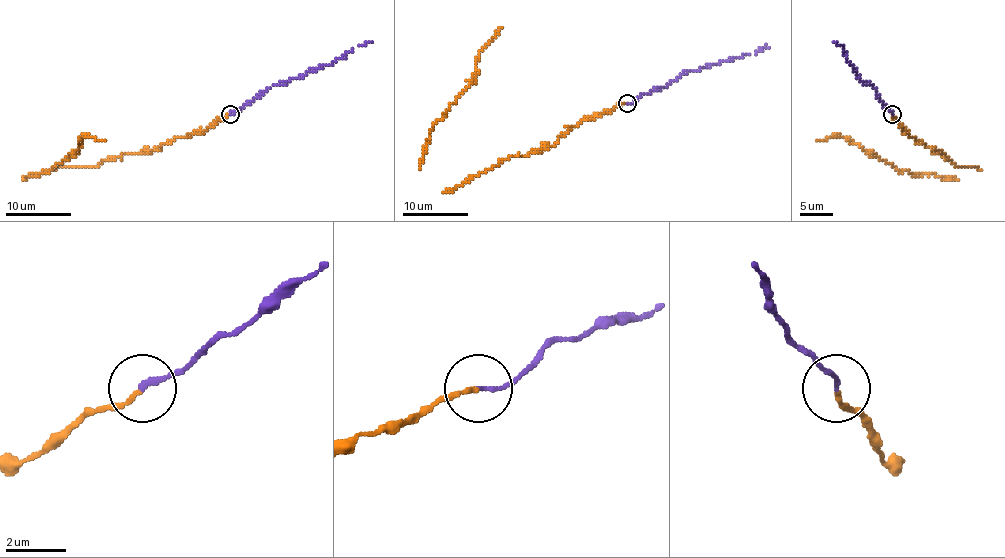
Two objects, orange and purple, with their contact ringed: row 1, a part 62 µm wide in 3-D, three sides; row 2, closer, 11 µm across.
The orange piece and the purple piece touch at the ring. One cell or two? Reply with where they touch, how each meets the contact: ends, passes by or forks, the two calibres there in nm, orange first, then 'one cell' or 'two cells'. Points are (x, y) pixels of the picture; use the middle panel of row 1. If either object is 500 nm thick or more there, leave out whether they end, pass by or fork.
place (627, 103); orange ends; purple ends; calibres 140 and 140 nm; one cell

